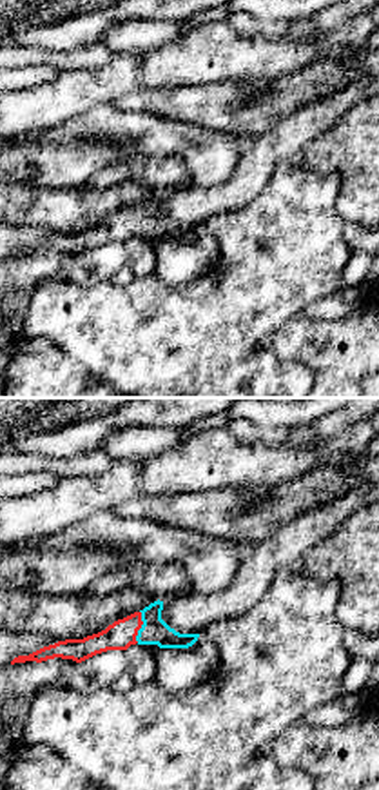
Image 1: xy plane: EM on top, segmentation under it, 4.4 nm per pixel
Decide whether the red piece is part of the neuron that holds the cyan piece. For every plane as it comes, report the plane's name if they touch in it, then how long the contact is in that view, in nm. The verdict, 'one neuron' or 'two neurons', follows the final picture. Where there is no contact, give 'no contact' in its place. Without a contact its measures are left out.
contact in xy; length 140 nm

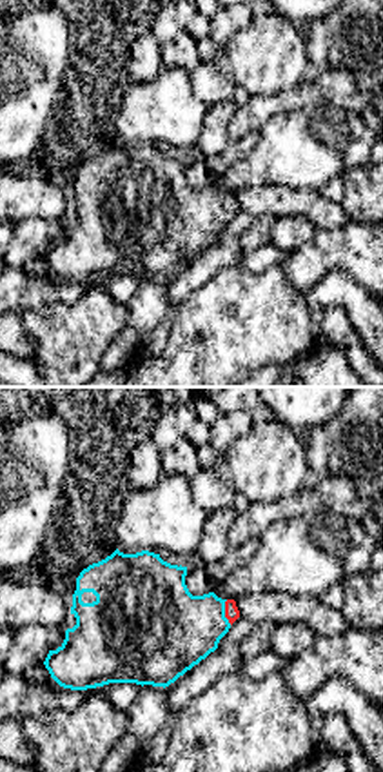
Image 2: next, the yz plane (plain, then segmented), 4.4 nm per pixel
contact in yz; length 110 nm

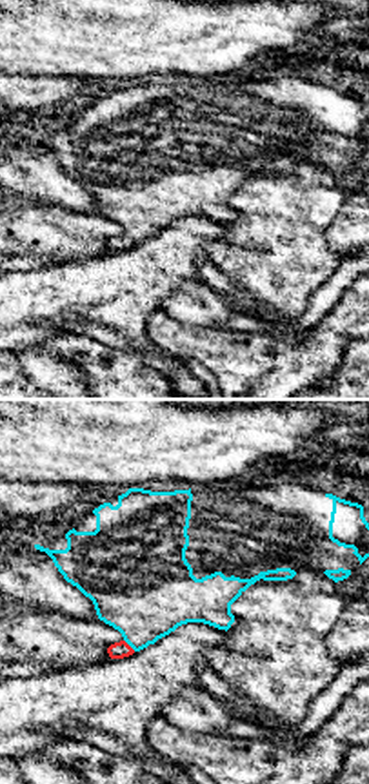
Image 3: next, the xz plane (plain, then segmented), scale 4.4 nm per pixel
contact in xz; length 80 nm

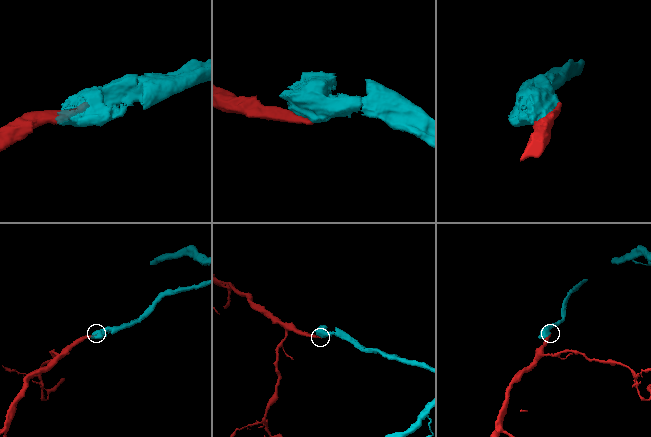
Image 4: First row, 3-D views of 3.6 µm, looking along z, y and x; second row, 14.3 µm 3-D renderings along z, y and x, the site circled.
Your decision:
one neuron

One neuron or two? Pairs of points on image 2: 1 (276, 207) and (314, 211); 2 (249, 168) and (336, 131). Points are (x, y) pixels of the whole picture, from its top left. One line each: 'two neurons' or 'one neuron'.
1: one neuron
2: one neuron

